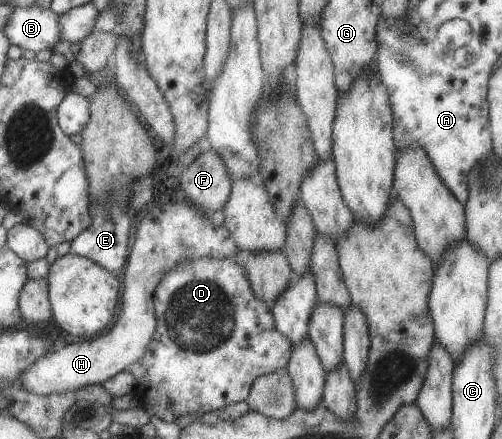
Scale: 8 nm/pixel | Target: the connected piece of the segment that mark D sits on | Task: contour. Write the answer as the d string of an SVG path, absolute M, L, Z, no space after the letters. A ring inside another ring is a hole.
M194 257L194 259L186 259L186 261L180 261L176 267L172 267L164 277L162 281L156 285L154 289L154 311L156 317L156 327L154 333L152 333L152 339L148 344L146 353L142 354L142 357L138 361L134 361L132 365L127 367L128 373L134 376L136 381L136 389L132 391L132 397L135 401L139 402L139 407L150 409L153 415L162 421L173 422L186 415L186 413L203 414L206 412L216 413L220 408L238 401L245 401L248 397L250 385L256 377L260 375L266 375L266 373L272 373L272 371L278 371L282 367L286 367L291 351L291 341L282 335L275 326L274 319L270 313L270 309L266 307L266 303L262 299L258 299L254 293L252 293L248 279L246 279L246 271L244 271L242 258L237 259L214 259L213 257Z

